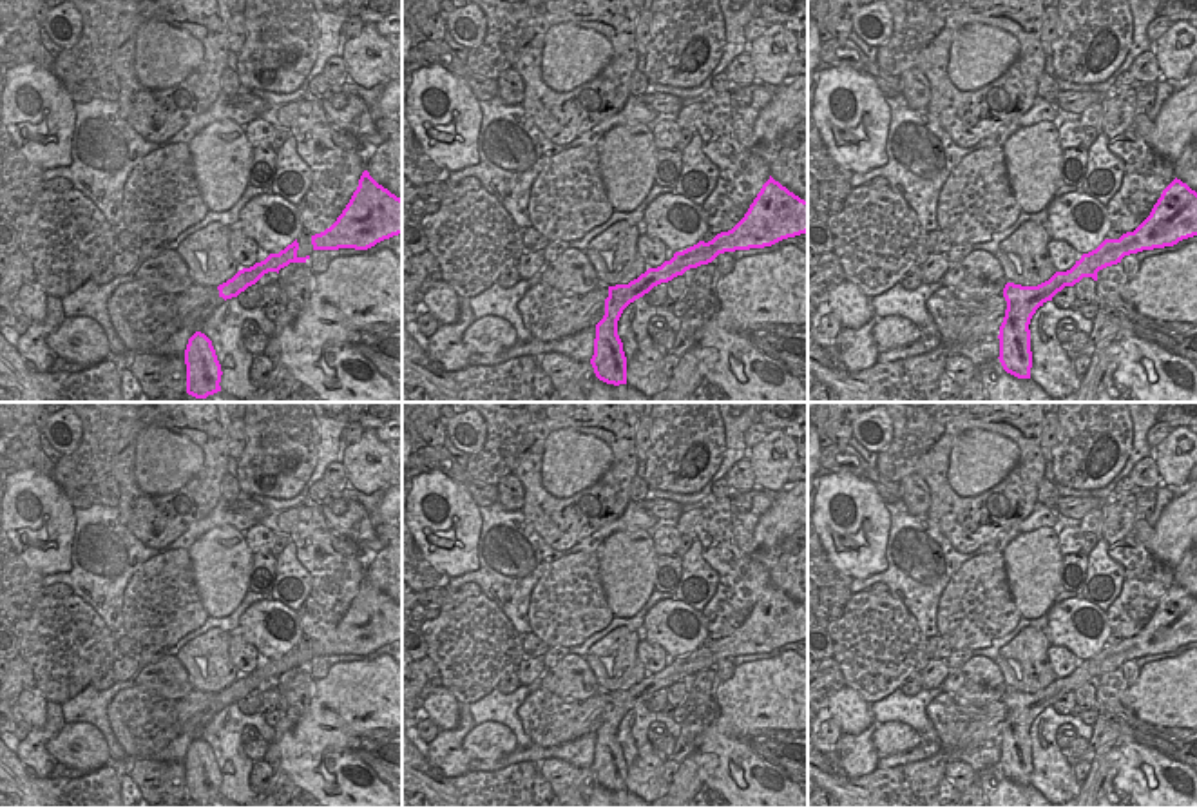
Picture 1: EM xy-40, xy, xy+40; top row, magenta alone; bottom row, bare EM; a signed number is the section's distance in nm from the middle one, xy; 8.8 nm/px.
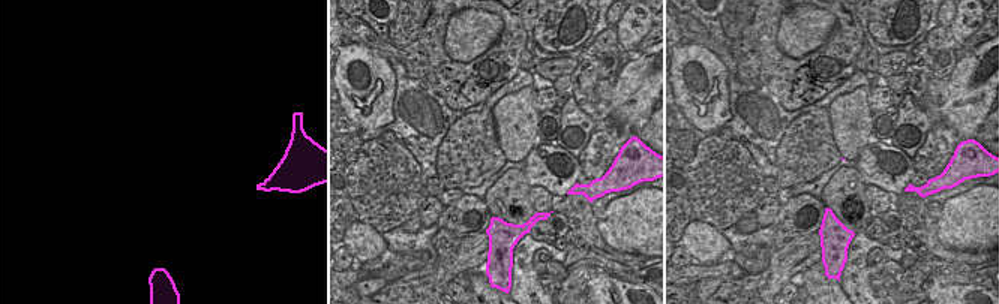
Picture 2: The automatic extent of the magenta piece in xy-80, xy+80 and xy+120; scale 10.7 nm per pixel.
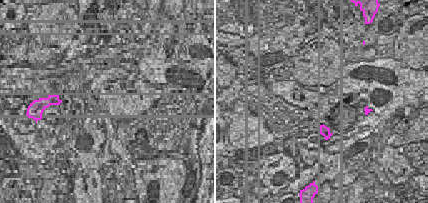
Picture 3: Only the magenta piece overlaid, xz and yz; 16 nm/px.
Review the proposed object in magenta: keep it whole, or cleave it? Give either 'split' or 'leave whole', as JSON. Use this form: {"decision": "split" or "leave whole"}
{"decision": "leave whole"}

